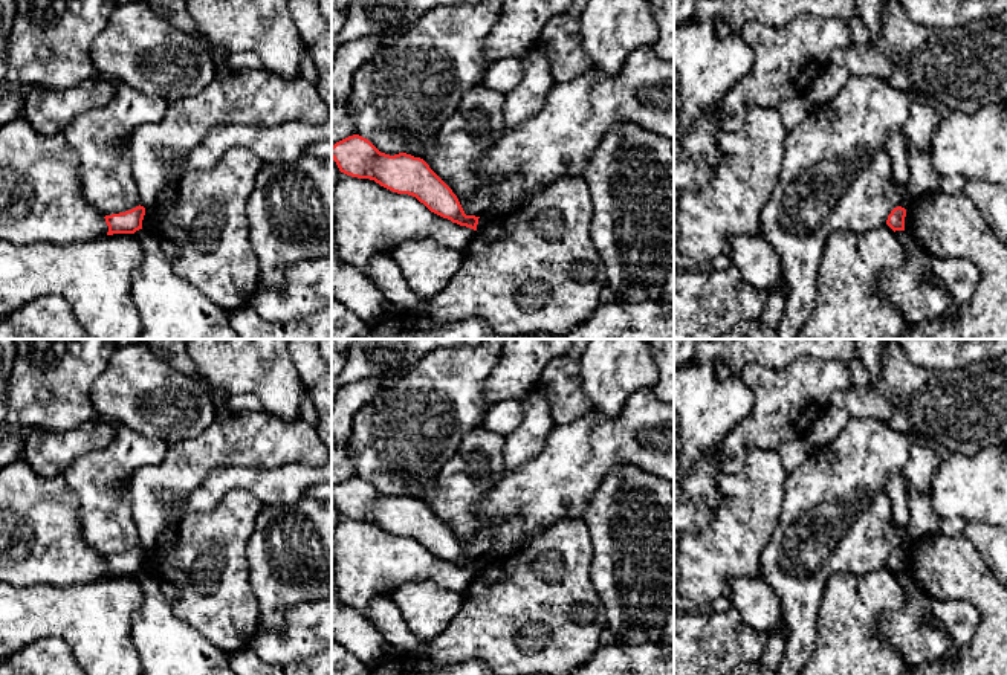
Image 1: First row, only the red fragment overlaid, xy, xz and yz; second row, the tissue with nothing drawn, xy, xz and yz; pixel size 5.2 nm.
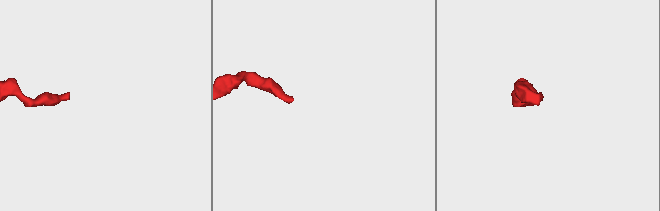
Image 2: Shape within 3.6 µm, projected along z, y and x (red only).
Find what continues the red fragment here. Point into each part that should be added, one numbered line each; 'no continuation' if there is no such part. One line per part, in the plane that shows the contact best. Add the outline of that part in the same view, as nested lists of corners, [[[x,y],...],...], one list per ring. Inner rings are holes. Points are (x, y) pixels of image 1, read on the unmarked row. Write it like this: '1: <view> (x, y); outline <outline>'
no continuation

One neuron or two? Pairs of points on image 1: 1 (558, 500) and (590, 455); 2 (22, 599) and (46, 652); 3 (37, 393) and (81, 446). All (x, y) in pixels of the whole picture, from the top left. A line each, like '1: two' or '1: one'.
1: one
2: two
3: two

